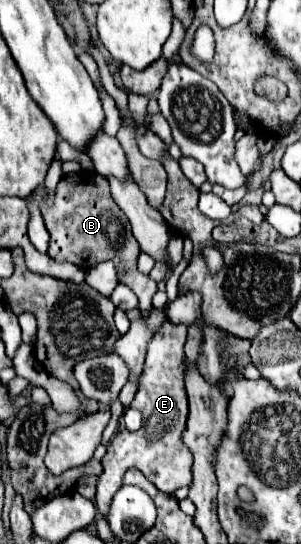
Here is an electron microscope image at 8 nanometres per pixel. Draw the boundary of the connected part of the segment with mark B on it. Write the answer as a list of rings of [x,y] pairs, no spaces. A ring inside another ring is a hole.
[[[77,172],[63,176],[55,188],[55,194],[51,198],[51,206],[45,206],[47,200],[47,188],[37,188],[25,202],[35,202],[41,210],[43,222],[51,234],[49,242],[49,256],[59,262],[71,262],[83,270],[93,268],[95,264],[103,260],[113,260],[117,270],[119,270],[119,282],[127,284],[139,298],[139,310],[147,312],[151,306],[151,298],[157,290],[155,282],[151,282],[149,276],[141,274],[137,266],[137,256],[139,256],[139,246],[137,240],[133,238],[131,224],[121,212],[121,208],[113,202],[111,192],[109,192],[109,182],[103,176],[95,176],[95,172]],[[127,268],[127,274],[121,270]]]

